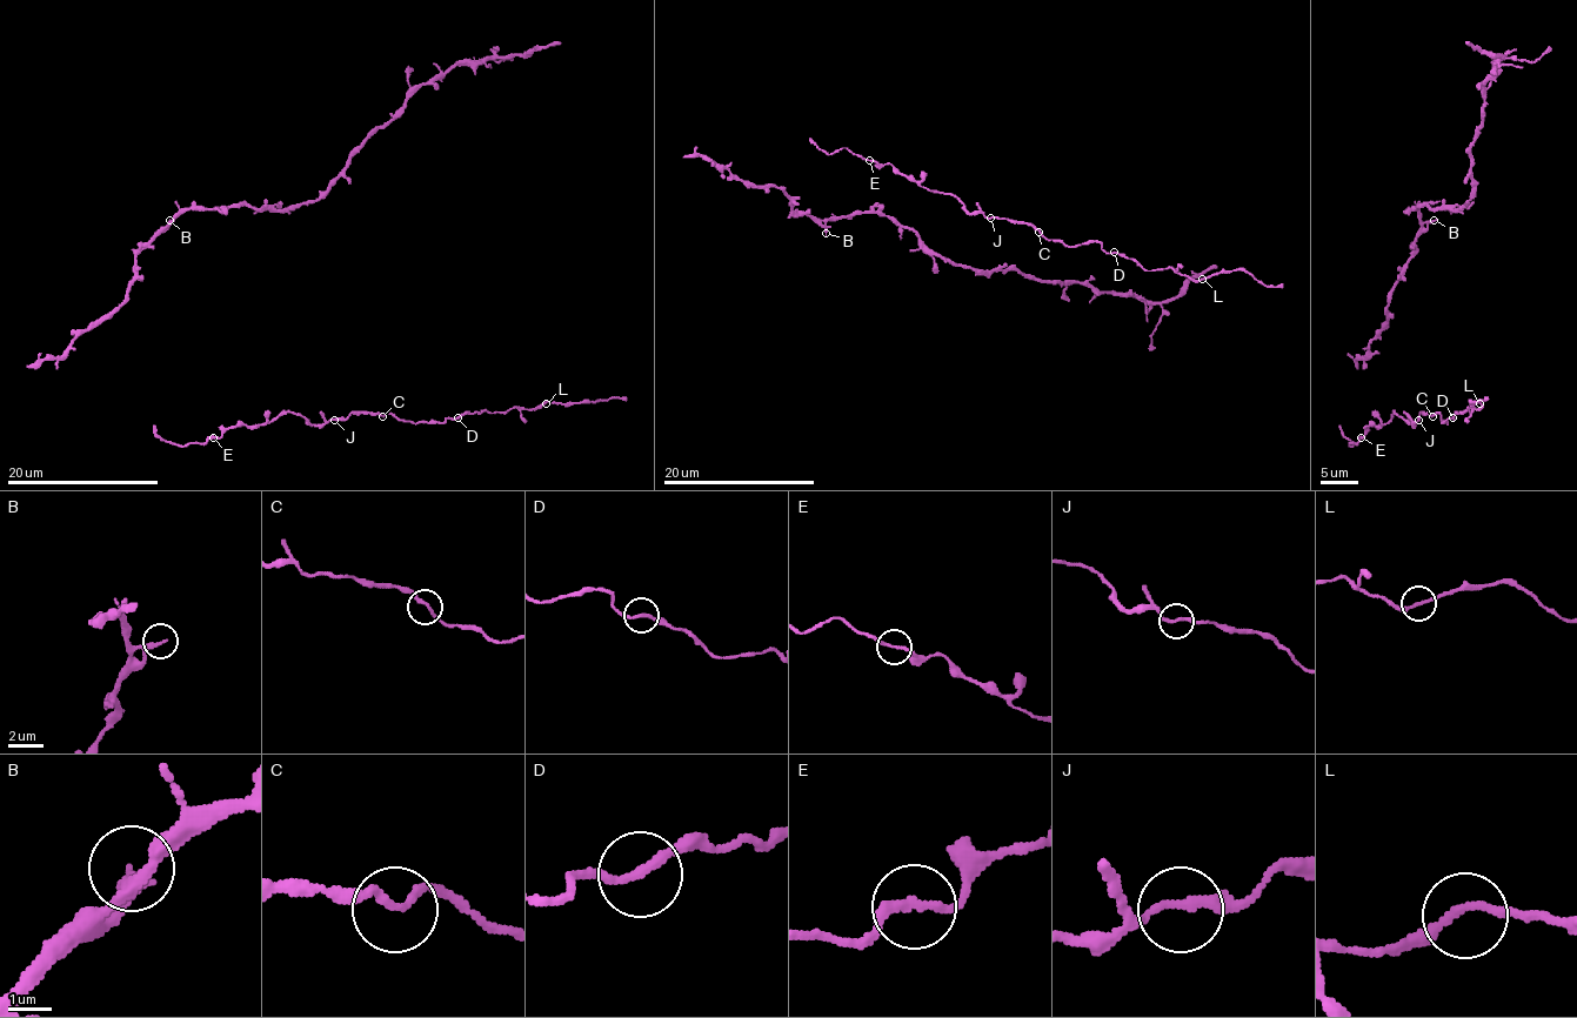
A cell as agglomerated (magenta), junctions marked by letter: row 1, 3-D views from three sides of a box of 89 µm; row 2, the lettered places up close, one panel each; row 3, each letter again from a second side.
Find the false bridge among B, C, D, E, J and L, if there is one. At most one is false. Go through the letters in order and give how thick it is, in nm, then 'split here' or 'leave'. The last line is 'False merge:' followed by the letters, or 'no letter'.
B: 200 nm | leave
C: 180 nm | leave
D: 190 nm | leave
E: 190 nm | leave
J: 200 nm | leave
L: 190 nm | leave
False merge: no letter

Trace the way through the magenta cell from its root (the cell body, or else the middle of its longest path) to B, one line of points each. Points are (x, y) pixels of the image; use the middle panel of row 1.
B: (729, 165), (728, 169), (741, 180), (781, 188), (790, 198), (792, 211), (813, 216), (826, 233)

